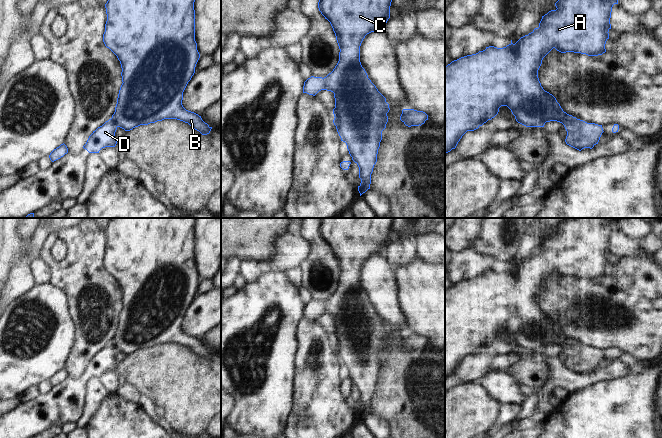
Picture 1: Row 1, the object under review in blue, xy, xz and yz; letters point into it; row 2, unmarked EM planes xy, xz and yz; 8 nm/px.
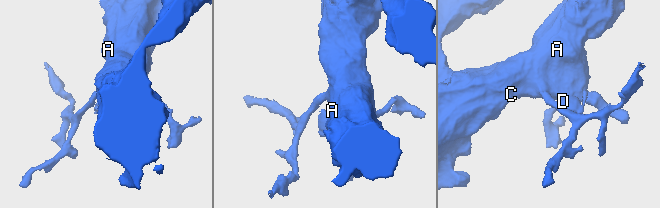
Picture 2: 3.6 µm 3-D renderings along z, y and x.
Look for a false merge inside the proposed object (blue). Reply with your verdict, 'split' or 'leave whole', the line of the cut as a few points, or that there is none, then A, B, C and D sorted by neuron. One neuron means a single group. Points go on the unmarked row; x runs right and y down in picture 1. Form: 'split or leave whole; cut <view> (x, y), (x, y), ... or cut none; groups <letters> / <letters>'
split; cut yz (576, 342), (573, 342), (564, 349); groups A B C / D

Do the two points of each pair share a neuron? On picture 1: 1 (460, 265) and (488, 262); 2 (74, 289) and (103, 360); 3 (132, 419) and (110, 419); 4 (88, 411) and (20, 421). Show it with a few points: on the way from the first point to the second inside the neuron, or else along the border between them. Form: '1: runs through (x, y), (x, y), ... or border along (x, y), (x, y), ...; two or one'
1: runs through (467, 264), (481, 264); one
2: border along (110, 342), (100, 349), (84, 368); two
3: runs through (127, 419), (115, 419); one
4: border along (86, 389), (83, 413), (76, 422); two

